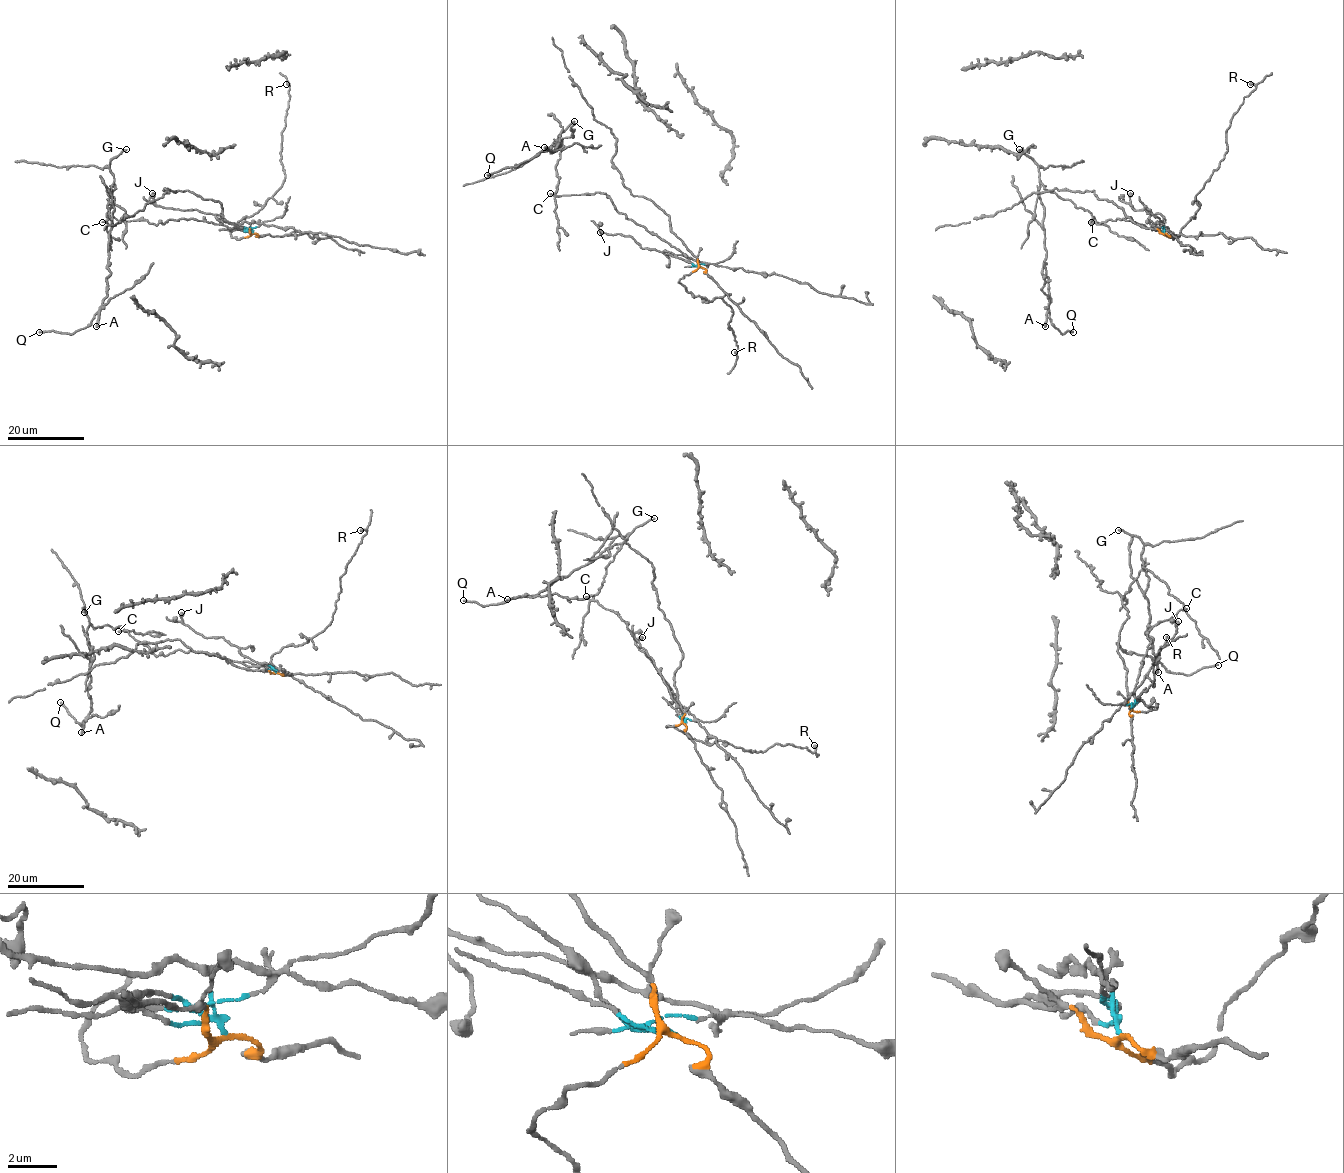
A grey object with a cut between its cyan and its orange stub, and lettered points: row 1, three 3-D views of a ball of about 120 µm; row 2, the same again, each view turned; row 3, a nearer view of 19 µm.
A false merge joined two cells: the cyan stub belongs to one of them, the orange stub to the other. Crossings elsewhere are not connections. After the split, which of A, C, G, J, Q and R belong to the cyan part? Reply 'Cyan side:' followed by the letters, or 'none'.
Cyan side: A, C, G, J, Q

